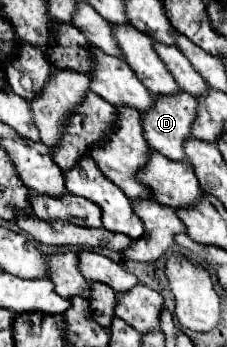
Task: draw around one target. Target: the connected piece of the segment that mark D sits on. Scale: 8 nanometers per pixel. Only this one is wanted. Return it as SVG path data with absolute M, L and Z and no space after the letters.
M188 92L178 94L152 94L154 106L142 112L142 130L150 148L158 150L170 160L184 160L182 144L190 138L190 126L196 116L196 98Z

